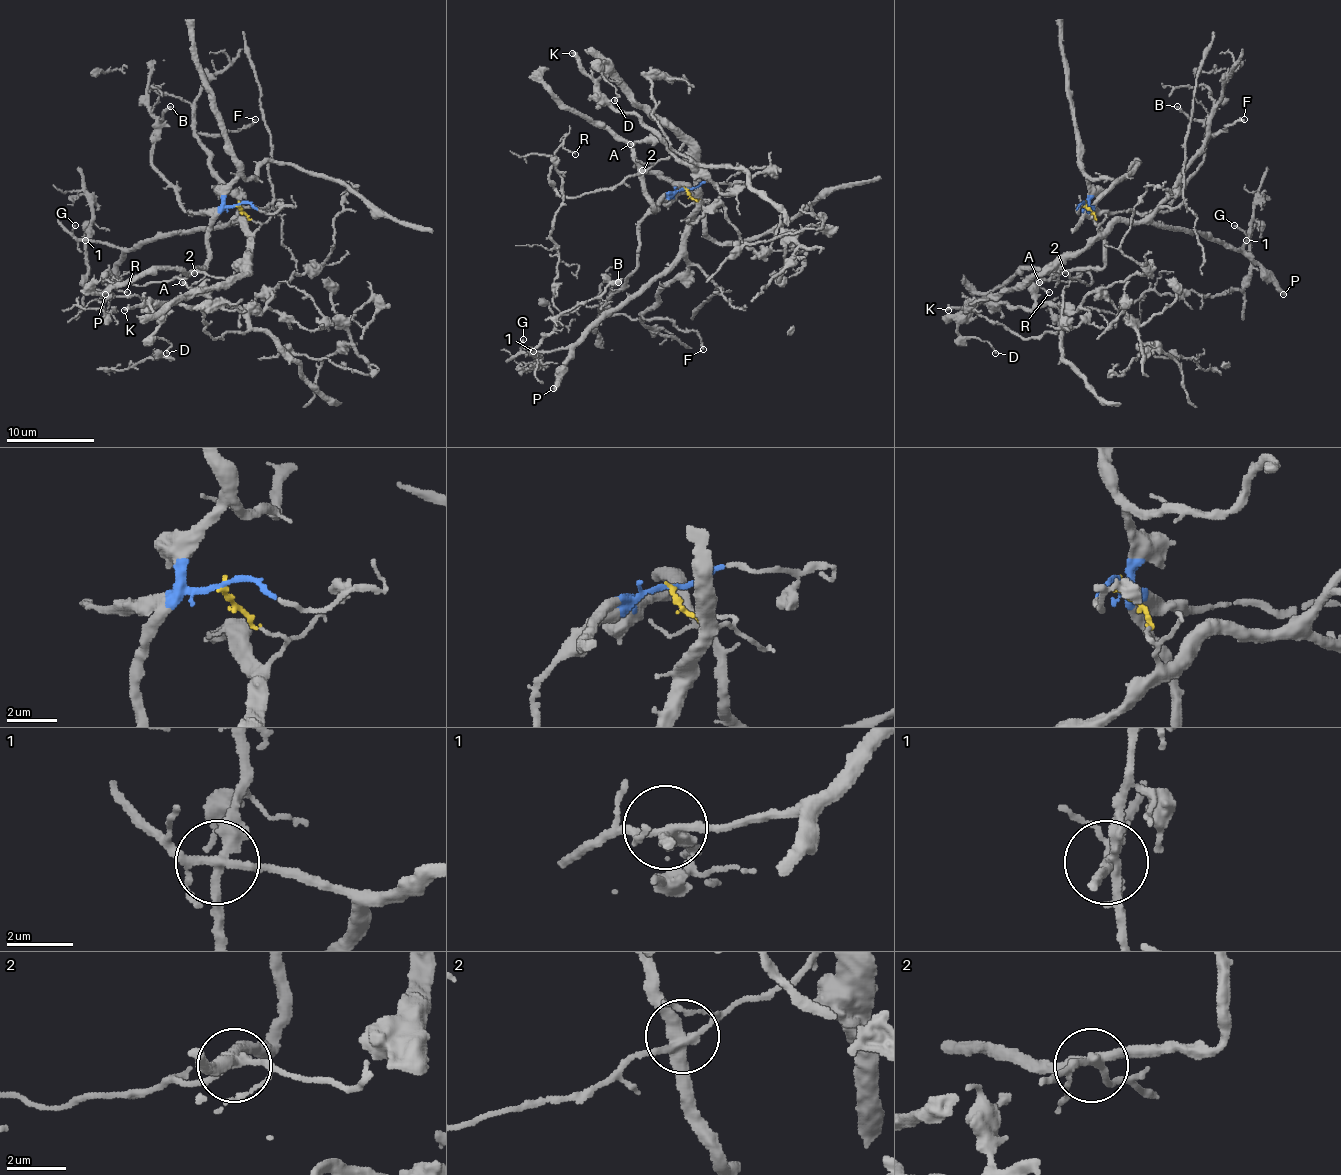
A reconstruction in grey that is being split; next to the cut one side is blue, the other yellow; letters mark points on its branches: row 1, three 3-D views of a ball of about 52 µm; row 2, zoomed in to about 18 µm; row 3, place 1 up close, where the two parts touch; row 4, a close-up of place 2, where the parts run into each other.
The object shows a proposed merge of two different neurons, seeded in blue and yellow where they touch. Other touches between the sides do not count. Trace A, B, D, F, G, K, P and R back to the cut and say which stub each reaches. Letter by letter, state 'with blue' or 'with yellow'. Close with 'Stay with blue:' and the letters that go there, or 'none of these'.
A: with yellow
B: with blue
D: with yellow
F: with yellow
G: with yellow
K: with yellow
P: with yellow
R: with yellow
Stay with blue: B

